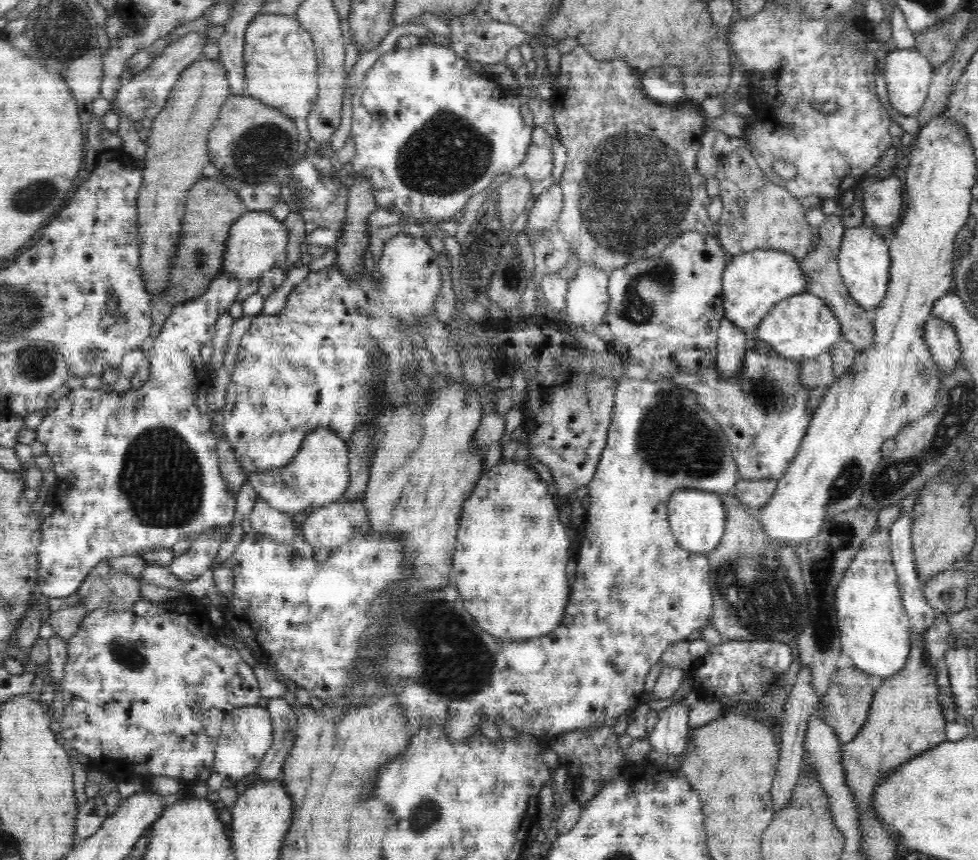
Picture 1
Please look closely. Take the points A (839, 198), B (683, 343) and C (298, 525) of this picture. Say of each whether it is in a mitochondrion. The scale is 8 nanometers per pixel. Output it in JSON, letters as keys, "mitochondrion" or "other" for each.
{"A":"other","B":"other","C":"other"}

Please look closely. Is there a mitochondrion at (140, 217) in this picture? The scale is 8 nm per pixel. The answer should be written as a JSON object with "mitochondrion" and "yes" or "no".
{"mitochondrion":"no"}

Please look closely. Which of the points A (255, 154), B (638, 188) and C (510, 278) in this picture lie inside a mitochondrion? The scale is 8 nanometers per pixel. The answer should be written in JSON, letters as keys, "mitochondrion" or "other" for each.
{"A":"mitochondrion","B":"mitochondrion","C":"mitochondrion"}

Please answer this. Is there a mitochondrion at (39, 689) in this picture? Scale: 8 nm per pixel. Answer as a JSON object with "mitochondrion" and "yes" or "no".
{"mitochondrion":"no"}

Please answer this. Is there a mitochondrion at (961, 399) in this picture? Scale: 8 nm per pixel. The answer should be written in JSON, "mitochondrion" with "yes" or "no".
{"mitochondrion":"yes"}

